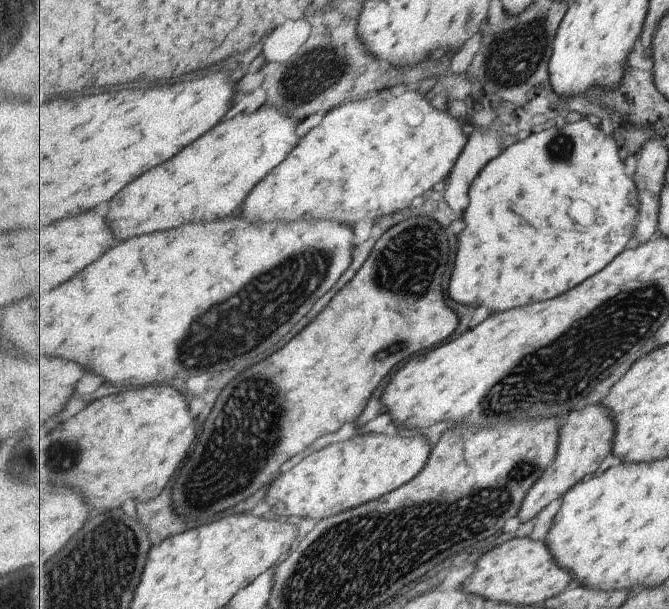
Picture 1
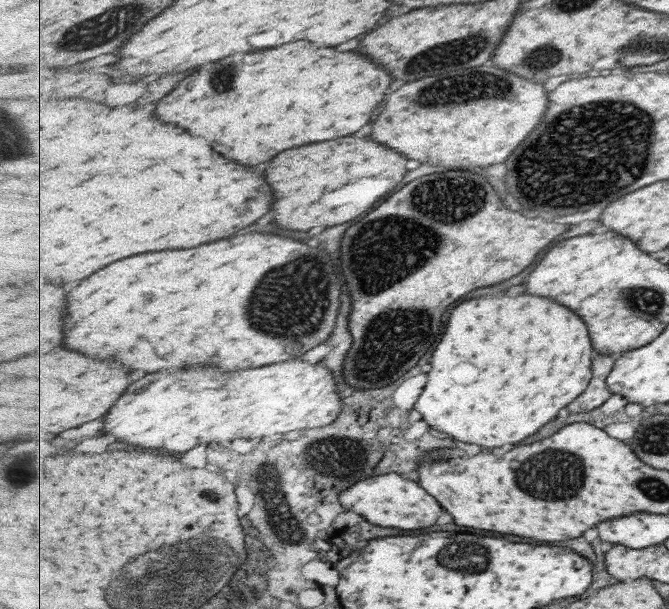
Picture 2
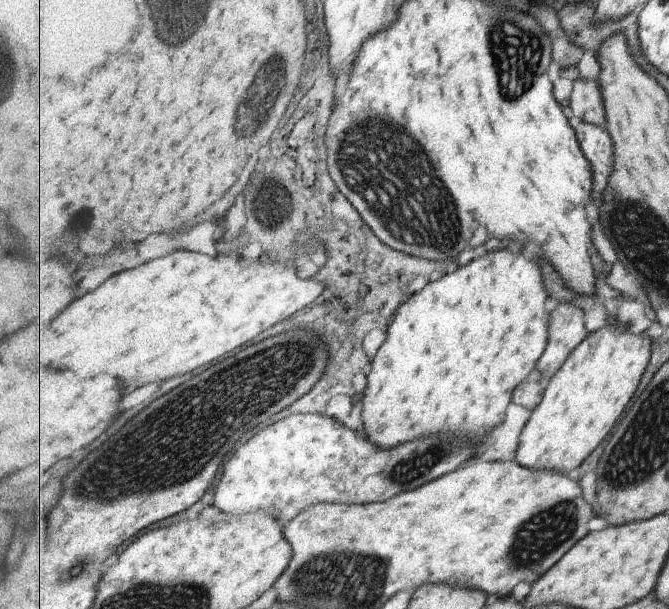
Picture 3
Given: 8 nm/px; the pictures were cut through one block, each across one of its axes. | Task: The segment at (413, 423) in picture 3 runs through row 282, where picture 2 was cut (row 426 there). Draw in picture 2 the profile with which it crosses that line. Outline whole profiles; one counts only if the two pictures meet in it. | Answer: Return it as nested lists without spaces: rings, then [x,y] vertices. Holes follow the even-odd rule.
[[[501,292],[487,298],[473,298],[453,310],[445,340],[433,354],[429,384],[414,409],[423,414],[426,426],[433,426],[455,440],[499,448],[517,444],[559,416],[592,382],[596,349],[581,316],[555,300]]]

